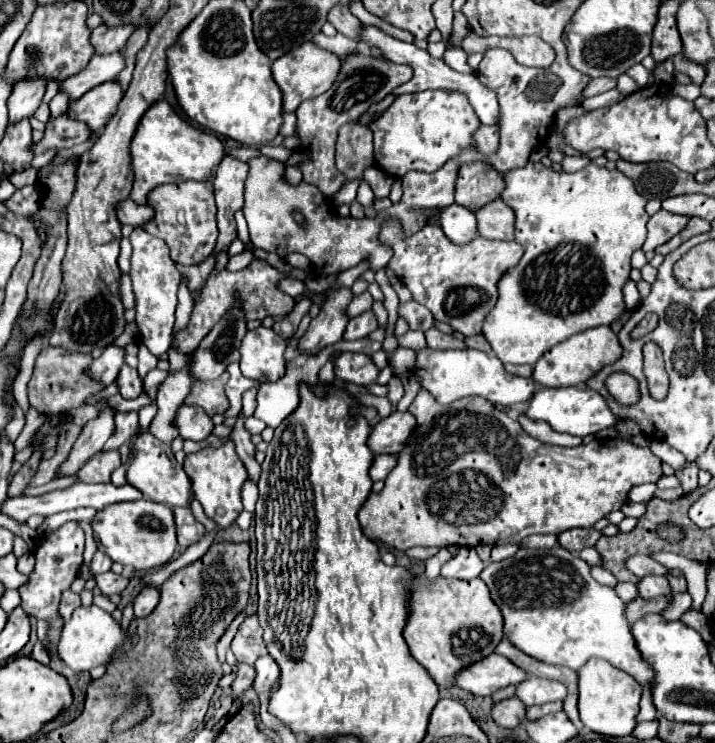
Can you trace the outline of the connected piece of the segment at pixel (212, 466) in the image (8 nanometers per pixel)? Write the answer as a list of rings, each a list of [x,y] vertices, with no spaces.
[[[227,441],[219,449],[203,449],[199,453],[187,455],[183,469],[187,471],[187,477],[191,479],[193,497],[203,505],[205,515],[215,521],[217,529],[225,529],[231,523],[235,523],[235,519],[243,511],[241,489],[243,489],[243,483],[247,481],[247,471],[243,463],[239,461],[239,457],[235,455],[233,441]]]

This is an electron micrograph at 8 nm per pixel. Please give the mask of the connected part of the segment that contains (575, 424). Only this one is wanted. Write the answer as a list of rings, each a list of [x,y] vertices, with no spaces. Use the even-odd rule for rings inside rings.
[[[543,387],[543,389],[535,391],[535,395],[529,399],[525,417],[533,419],[533,421],[545,421],[553,431],[569,433],[569,435],[577,435],[577,437],[585,437],[585,435],[603,431],[617,421],[617,417],[609,411],[605,399],[597,391],[585,389],[585,387],[561,387],[561,389]]]

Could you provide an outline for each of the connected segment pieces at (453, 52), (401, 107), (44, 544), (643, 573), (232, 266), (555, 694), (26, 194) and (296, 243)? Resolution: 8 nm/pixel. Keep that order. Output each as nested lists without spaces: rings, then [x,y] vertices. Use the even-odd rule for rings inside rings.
[[[447,45],[443,55],[443,61],[449,67],[460,73],[471,73],[471,68],[467,63],[467,54],[461,48]]]
[[[421,91],[395,97],[391,107],[387,107],[375,121],[369,123],[375,141],[375,165],[381,167],[391,177],[403,177],[407,171],[427,171],[435,173],[447,159],[455,159],[463,151],[475,145],[475,131],[481,127],[471,103],[461,93],[451,91]]]
[[[68,522],[59,527],[55,533],[47,535],[35,549],[35,569],[29,575],[29,583],[25,587],[19,589],[21,593],[21,607],[35,619],[45,619],[51,623],[51,641],[53,647],[51,651],[55,653],[55,645],[59,641],[59,633],[61,633],[61,625],[63,619],[57,613],[57,605],[61,601],[61,593],[65,589],[71,587],[71,583],[77,579],[81,563],[83,563],[83,529],[77,522]]]
[[[635,555],[631,559],[627,559],[627,569],[631,569],[631,573],[635,573],[637,577],[647,577],[647,575],[675,575],[675,569],[667,569],[661,563],[657,563],[653,557],[647,555]]]
[[[243,251],[243,253],[239,253],[239,255],[229,257],[229,263],[227,263],[227,267],[225,267],[225,269],[229,269],[229,271],[239,271],[239,269],[245,269],[245,267],[251,263],[251,259],[253,259],[253,253]]]
[[[529,677],[517,685],[517,697],[529,705],[543,705],[549,701],[563,701],[567,695],[567,687],[559,681]]]
[[[25,185],[23,189],[17,189],[5,205],[15,213],[33,215],[39,209],[39,191],[35,191],[35,185]]]
[[[261,155],[257,159],[251,159],[249,167],[251,179],[247,177],[243,213],[255,247],[277,253],[279,257],[299,251],[311,261],[315,273],[323,277],[337,275],[345,269],[357,267],[363,261],[369,263],[371,271],[379,271],[389,263],[391,249],[377,241],[377,233],[383,221],[377,221],[377,217],[375,219],[339,217],[335,211],[331,211],[327,197],[315,185],[307,185],[303,181],[299,185],[287,183],[285,165],[281,161]],[[295,209],[299,209],[305,215],[307,219],[305,227],[295,225],[295,221],[291,219],[291,213]]]

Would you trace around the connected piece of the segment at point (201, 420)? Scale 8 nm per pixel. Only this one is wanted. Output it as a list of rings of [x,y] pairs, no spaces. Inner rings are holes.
[[[183,405],[177,411],[175,423],[179,427],[179,435],[183,439],[191,441],[205,441],[213,433],[213,419],[199,407],[189,407]]]

